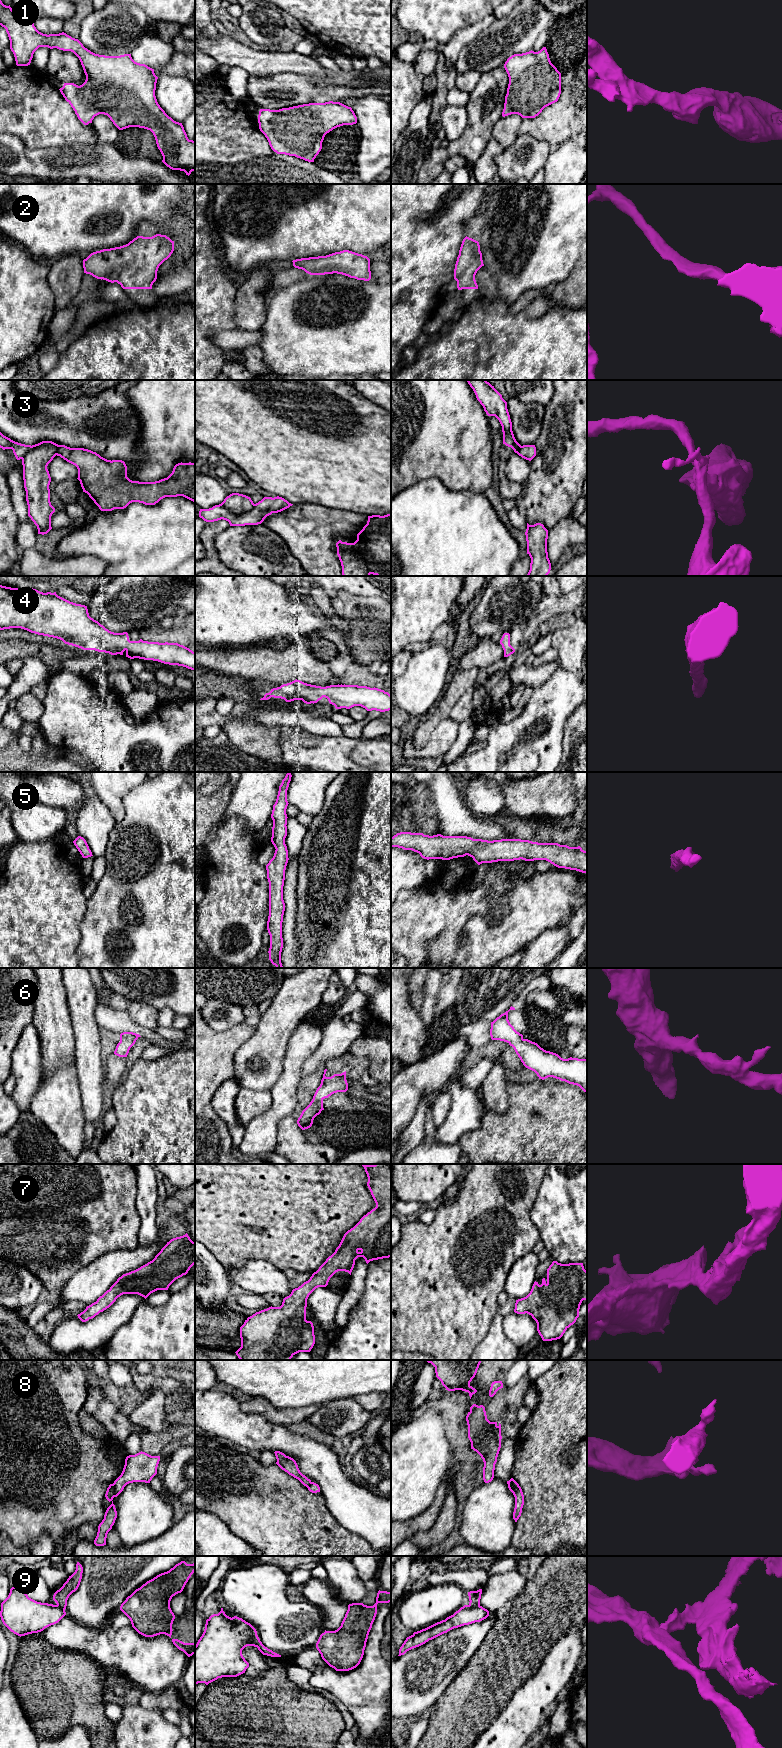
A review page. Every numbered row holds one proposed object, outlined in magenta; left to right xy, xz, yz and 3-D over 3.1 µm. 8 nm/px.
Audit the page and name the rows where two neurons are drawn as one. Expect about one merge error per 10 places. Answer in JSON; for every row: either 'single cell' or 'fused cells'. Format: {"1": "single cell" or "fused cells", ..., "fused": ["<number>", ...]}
{"1": "single cell", "2": "single cell", "3": "fused cells", "4": "single cell", "5": "single cell", "6": "single cell", "7": "single cell", "8": "fused cells", "9": "single cell", "fused": ["3", "8"]}

